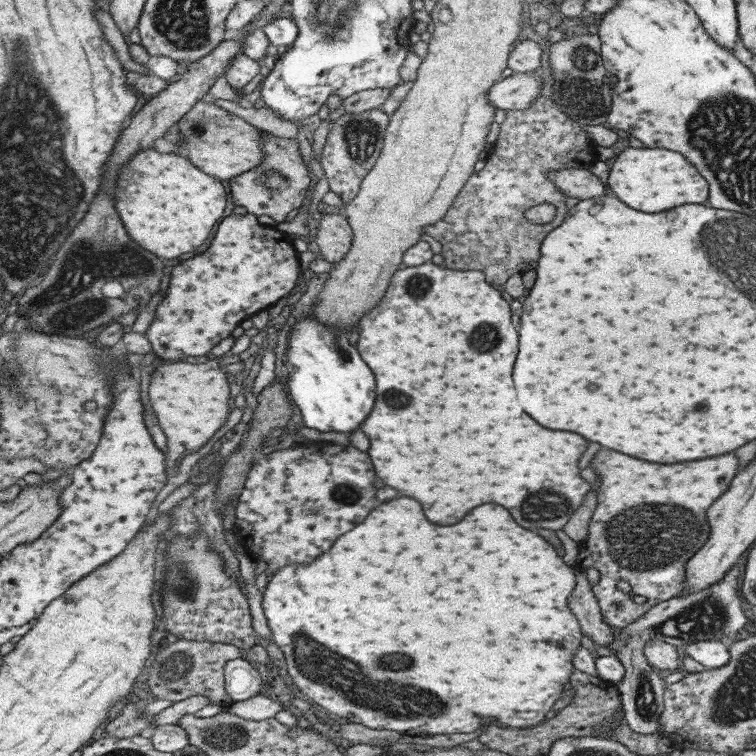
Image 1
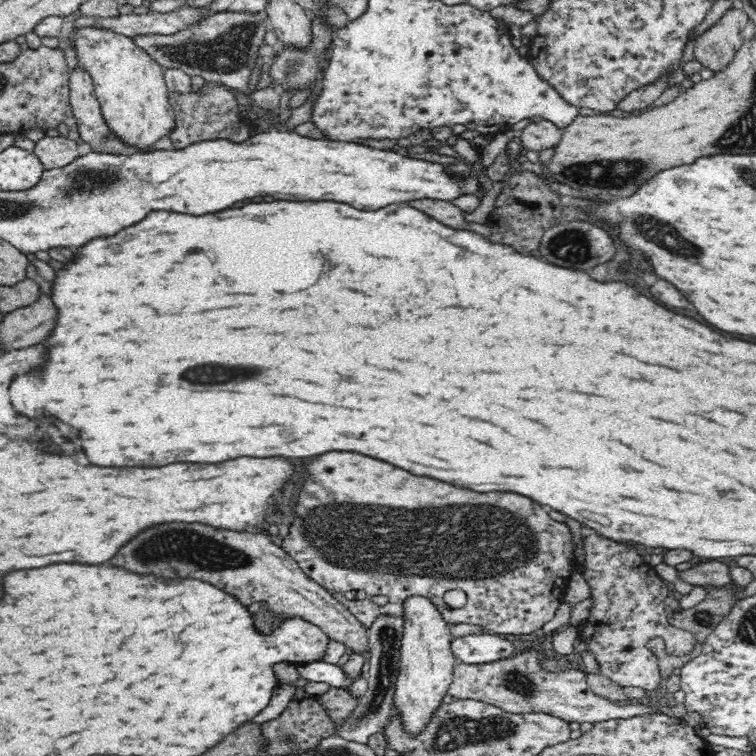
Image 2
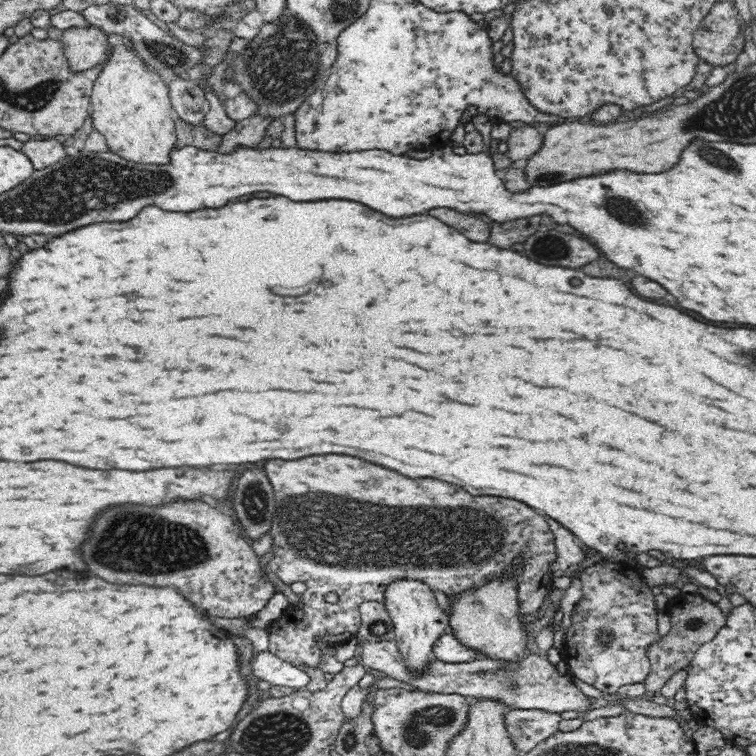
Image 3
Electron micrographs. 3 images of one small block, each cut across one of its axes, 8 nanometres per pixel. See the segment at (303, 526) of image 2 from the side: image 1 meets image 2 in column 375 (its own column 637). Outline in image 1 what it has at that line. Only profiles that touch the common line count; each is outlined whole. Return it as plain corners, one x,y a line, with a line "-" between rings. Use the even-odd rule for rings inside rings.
599,450
595,454
593,468
601,474
601,488
593,518
589,520
587,536
578,543
573,564
582,568
589,563
600,573
600,581
592,588
592,593
601,619
611,628
625,628
655,604
681,593
684,566
709,536
705,510
711,506
711,500
725,492
727,482
731,482
737,472
737,466
739,460
735,454
683,464
651,464
613,450
-
645,534
651,534
649,540
645,540
-
618,580
628,581
629,593
617,588
-
635,596
643,596
645,601
637,604
633,601

